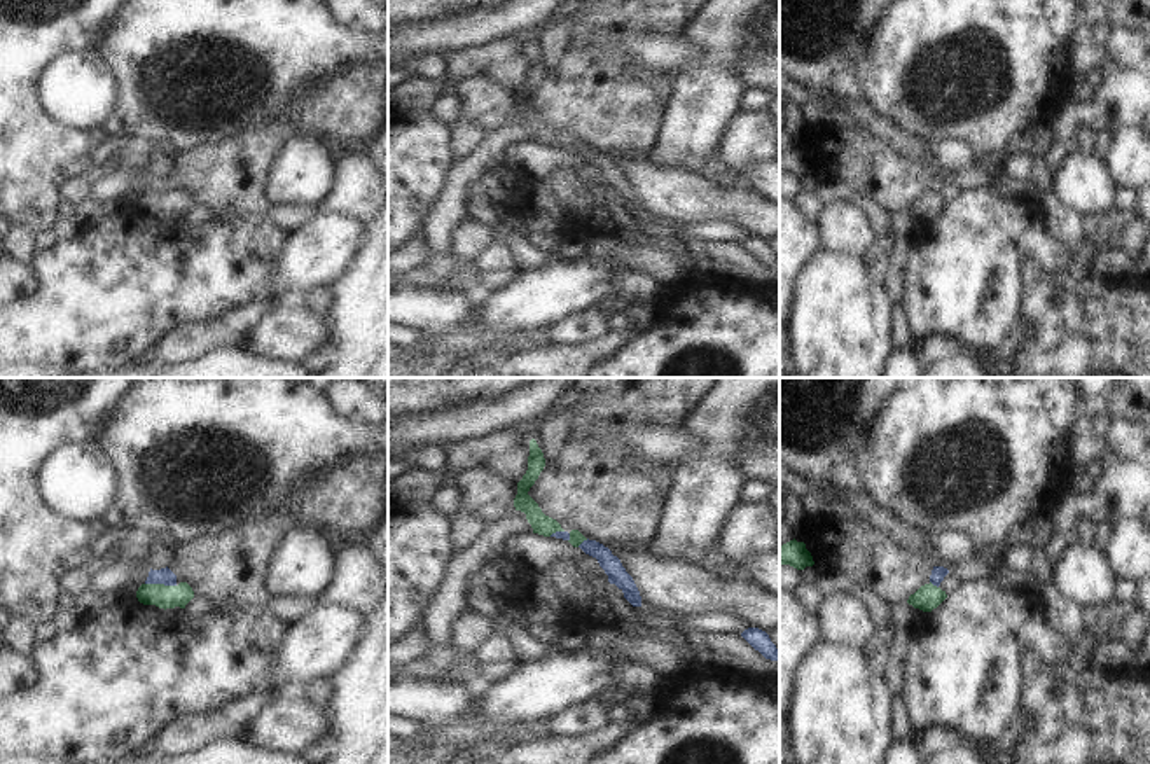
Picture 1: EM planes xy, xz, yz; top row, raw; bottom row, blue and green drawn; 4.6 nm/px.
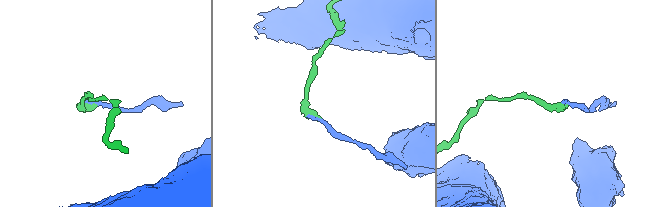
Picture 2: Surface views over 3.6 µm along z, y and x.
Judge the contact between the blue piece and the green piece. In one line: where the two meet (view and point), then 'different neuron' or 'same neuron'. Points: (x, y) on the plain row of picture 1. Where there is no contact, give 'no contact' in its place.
contact xy (161, 191); same neuron

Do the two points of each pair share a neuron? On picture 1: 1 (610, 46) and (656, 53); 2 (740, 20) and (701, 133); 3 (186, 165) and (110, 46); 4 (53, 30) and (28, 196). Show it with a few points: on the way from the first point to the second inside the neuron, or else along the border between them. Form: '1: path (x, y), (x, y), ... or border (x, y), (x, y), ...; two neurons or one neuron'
1: path (621, 46), (645, 49); one neuron
2: path (717, 48), (701, 105); one neuron
3: border (217, 142), (177, 152); two neurons
4: path (23, 72), (23, 154); one neuron

